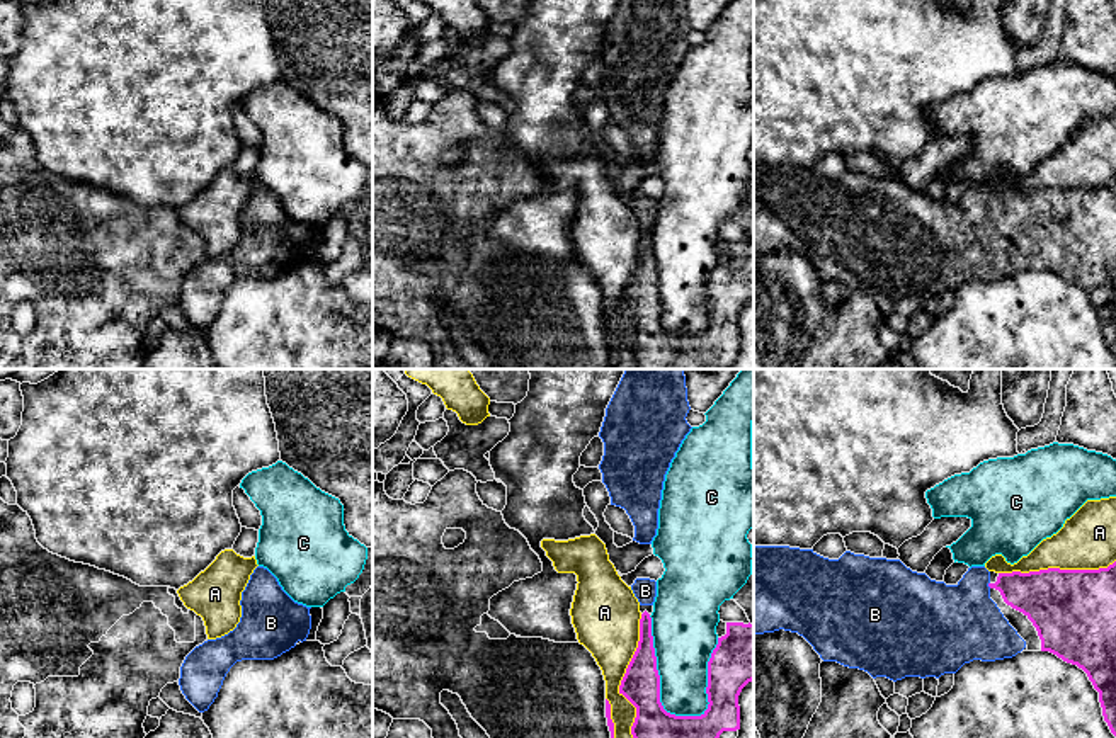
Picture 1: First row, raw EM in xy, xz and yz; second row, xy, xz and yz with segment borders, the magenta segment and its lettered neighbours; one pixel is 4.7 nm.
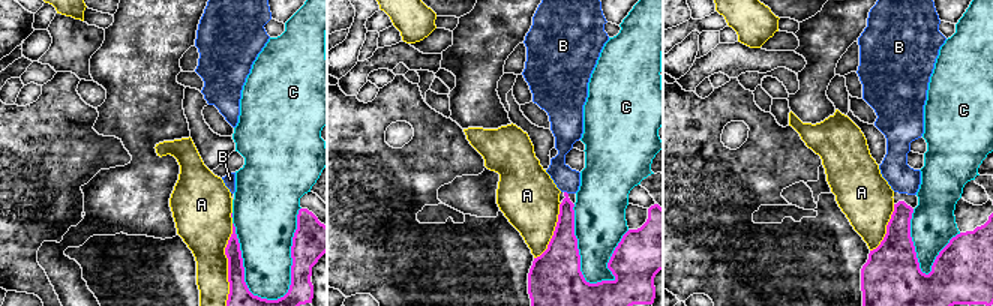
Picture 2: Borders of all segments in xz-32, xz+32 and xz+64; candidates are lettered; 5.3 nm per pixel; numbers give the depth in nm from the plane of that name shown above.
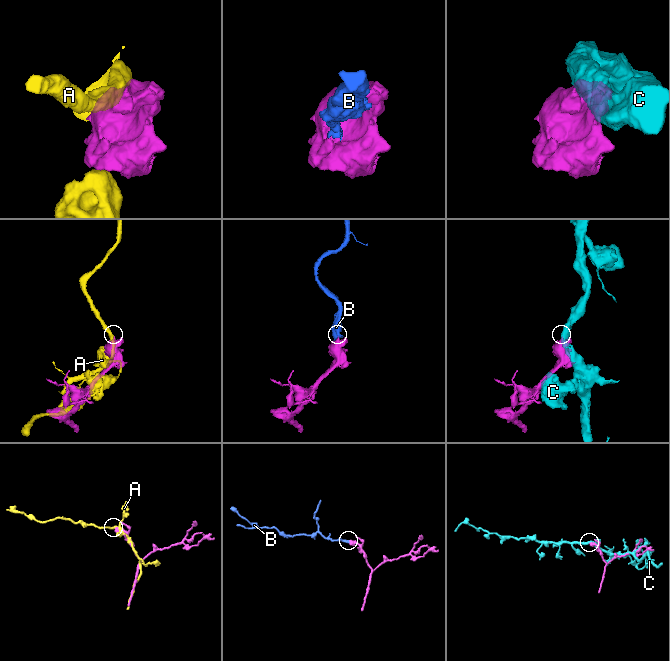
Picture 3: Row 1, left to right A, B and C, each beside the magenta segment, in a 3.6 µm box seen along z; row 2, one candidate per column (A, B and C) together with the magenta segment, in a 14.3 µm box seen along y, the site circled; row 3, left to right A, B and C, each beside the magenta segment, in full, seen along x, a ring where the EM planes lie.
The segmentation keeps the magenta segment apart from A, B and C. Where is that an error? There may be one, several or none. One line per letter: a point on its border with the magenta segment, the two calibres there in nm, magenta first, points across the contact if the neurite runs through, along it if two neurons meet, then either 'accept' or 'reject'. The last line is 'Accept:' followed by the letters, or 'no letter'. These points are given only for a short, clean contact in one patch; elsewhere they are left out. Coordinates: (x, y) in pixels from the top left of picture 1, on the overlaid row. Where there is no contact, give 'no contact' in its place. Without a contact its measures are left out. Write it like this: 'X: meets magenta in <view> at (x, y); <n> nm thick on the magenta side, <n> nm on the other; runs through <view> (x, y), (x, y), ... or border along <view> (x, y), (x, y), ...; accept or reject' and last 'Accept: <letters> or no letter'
A: meets magenta in xz at (625, 675); 180 nm thick on the magenta side, 300 nm on the other; reject
B: meets magenta in yz at (989, 585); 240 nm thick on the magenta side, 380 nm on the other; runs through yz (1040, 596), (1011, 585), (989, 585), (953, 624); accept
C: meets magenta in xz at (659, 682); 180 nm thick on the magenta side, 300 nm on the other; reject
Accept: B

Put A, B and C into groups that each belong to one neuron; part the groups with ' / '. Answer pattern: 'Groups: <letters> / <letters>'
Groups: A / B / C

